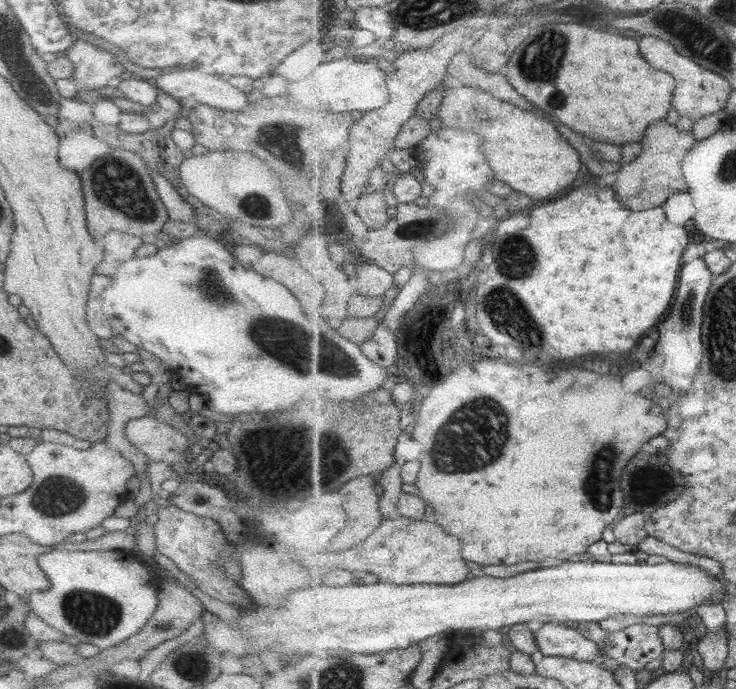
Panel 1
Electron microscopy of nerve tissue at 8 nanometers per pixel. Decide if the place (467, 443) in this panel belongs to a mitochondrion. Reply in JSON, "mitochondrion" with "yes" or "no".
{"mitochondrion":"yes"}

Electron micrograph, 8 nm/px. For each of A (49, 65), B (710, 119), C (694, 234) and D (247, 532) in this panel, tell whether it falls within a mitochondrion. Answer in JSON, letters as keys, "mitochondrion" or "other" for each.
{"A":"other","B":"other","C":"other","D":"other"}

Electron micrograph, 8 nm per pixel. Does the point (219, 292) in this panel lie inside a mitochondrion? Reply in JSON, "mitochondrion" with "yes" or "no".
{"mitochondrion":"yes"}

